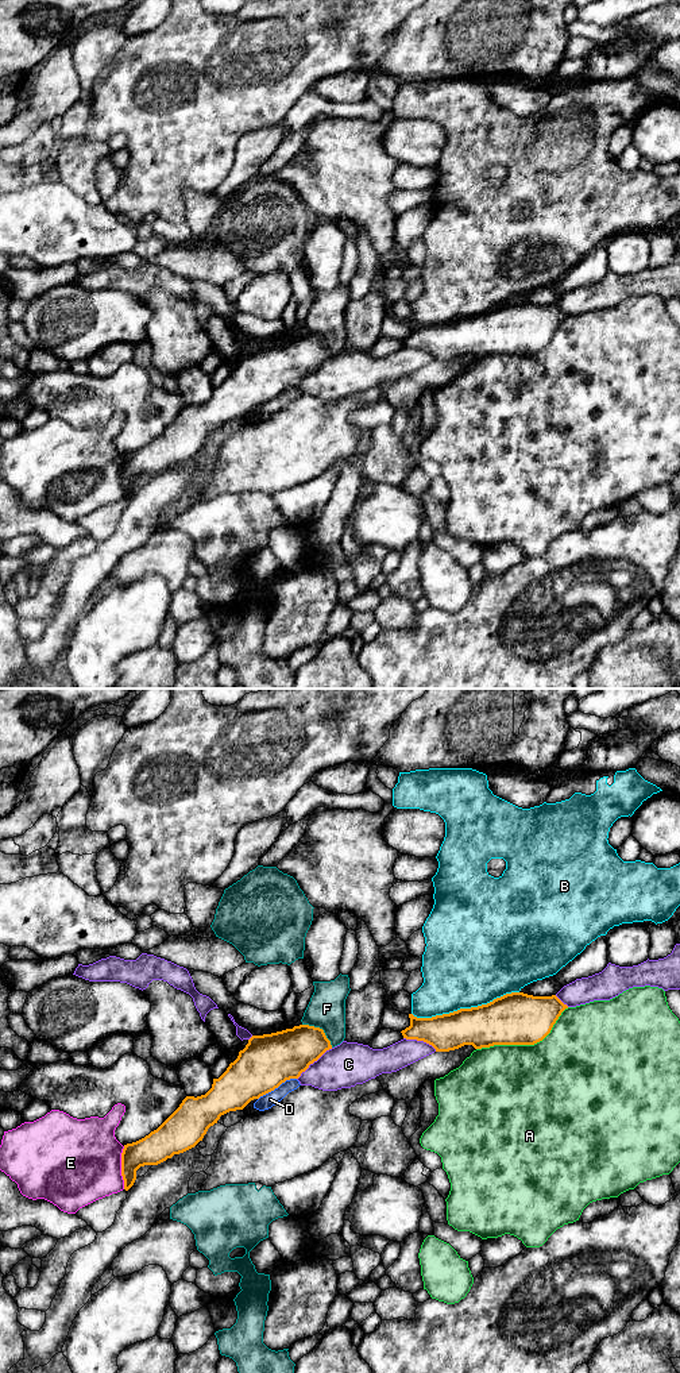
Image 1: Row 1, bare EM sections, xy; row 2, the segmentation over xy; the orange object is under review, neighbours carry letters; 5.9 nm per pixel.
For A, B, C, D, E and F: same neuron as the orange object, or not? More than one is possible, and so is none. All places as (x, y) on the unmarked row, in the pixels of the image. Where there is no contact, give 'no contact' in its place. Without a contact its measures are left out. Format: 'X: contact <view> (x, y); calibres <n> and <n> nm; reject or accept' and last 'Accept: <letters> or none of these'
A: contact xy (525, 353); calibres 320 and 500 nm; reject
B: contact xy (464, 317); calibres 280 and 480 nm; reject
C: contact xy (313, 370); calibres 300 and 260 nm; reject
D: contact xy (277, 396); calibres 320 and 90 nm; reject
E: contact xy (122, 477); calibres 190 and 480 nm; reject
F: contact xy (321, 338); calibres 280 and 220 nm; reject
Accept: none of these

